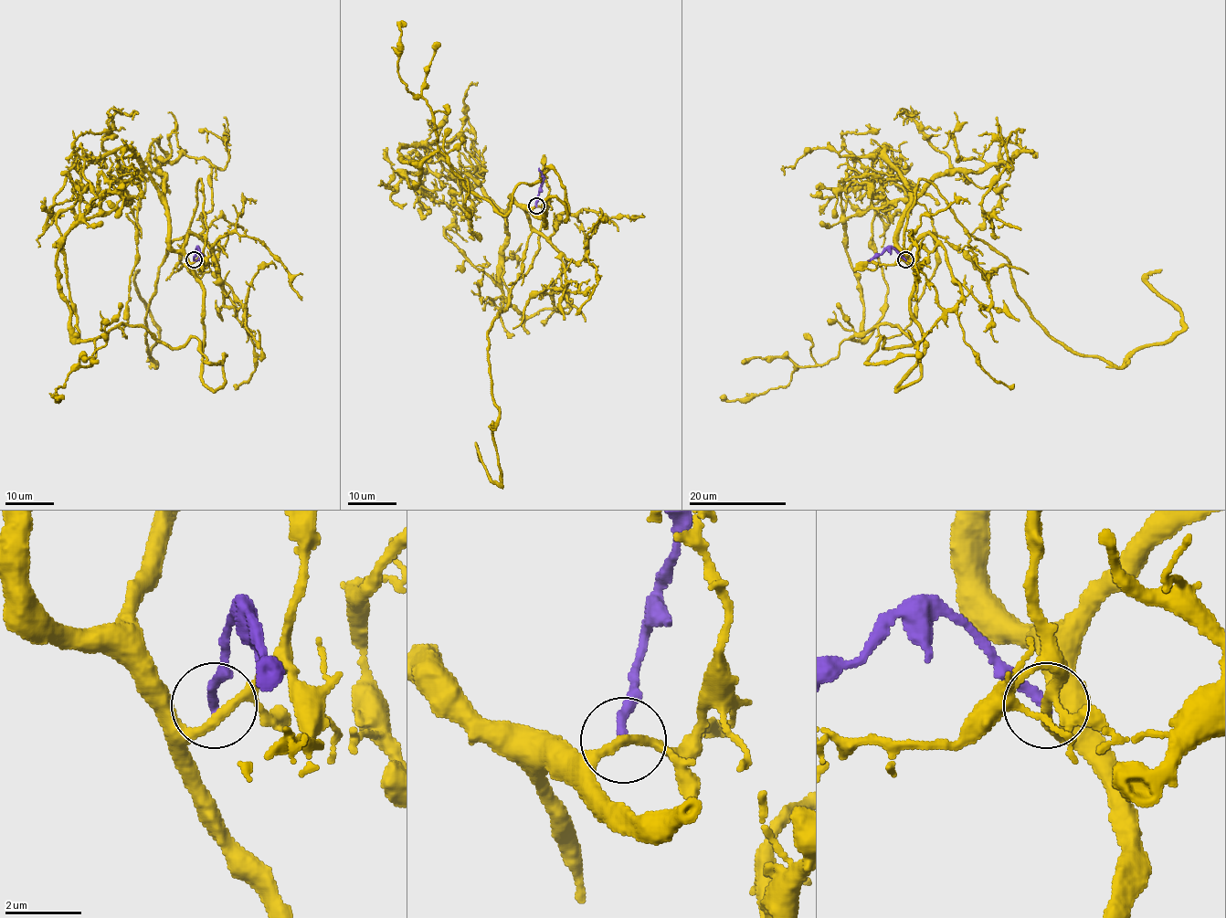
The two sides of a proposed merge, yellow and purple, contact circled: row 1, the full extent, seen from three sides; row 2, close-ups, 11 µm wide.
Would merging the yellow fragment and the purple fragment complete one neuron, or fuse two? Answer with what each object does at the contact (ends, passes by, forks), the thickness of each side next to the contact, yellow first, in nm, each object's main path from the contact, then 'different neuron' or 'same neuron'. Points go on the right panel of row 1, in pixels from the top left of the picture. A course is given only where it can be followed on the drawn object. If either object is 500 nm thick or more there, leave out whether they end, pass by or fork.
yellow forks | purple ends | 200/240 nm | yellow via (905, 260), (909, 191), (885, 148), (842, 184), (863, 339), (786, 386), (720, 395) | purple via (905, 259), (894, 249), (886, 248), (868, 260) | different neuron

